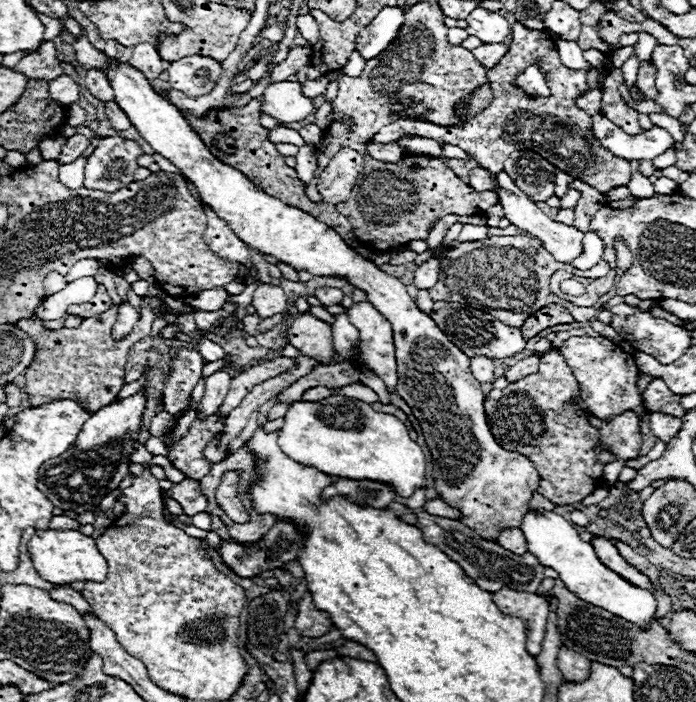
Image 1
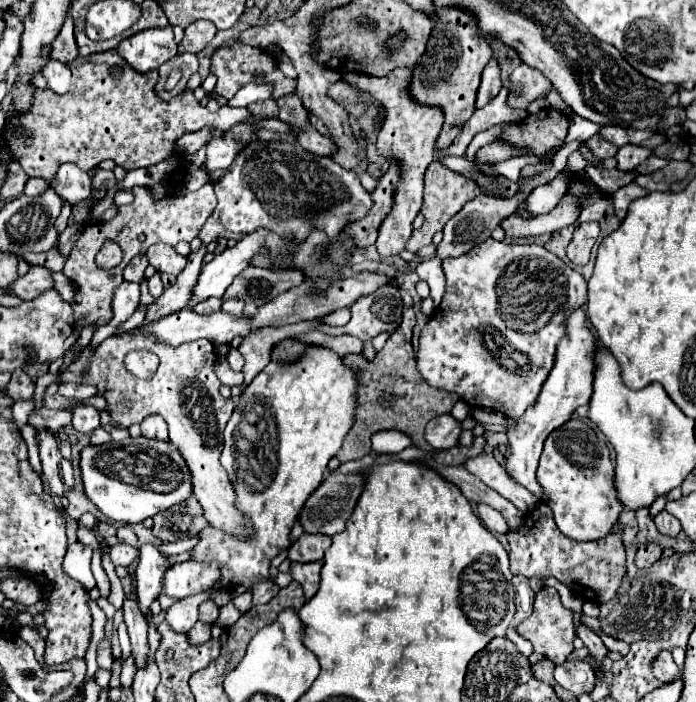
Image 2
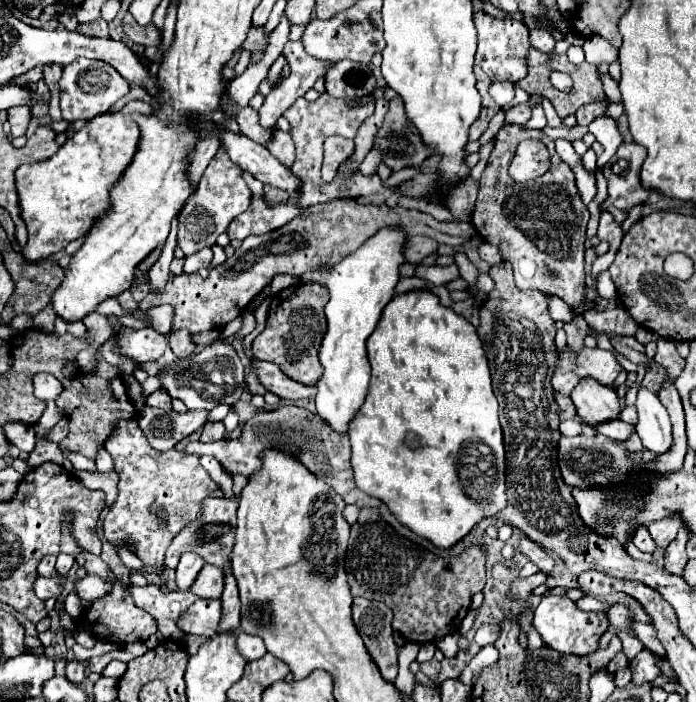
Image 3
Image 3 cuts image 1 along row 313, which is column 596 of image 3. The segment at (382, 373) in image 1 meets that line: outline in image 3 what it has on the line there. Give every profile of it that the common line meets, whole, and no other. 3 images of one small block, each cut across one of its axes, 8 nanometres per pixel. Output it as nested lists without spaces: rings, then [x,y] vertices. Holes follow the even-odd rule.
[[[568,348],[560,354],[556,372],[552,376],[552,386],[556,394],[570,394],[580,378],[592,376],[600,384],[614,386],[614,380],[624,372],[622,364],[616,360],[616,354],[600,348],[582,348],[578,354],[572,354]]]

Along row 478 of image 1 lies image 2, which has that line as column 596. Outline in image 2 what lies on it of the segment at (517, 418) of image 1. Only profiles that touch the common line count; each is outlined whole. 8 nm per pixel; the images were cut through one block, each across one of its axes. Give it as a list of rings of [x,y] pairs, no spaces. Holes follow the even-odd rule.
[[[540,502],[534,512],[524,516],[524,526],[518,532],[508,534],[510,570],[512,574],[526,578],[554,576],[582,600],[592,600],[598,604],[610,602],[616,596],[616,590],[626,574],[626,548],[622,544],[620,524],[616,524],[614,530],[614,534],[608,534],[594,542],[570,540],[556,528],[550,506],[546,502]]]

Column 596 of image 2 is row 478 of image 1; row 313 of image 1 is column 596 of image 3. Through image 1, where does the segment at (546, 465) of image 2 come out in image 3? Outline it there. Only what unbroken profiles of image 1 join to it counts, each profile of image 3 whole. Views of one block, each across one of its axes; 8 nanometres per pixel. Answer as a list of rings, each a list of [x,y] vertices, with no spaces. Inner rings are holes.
[[[582,378],[578,386],[570,394],[578,416],[586,424],[600,424],[612,418],[618,418],[620,414],[620,404],[614,388],[600,386],[594,378]]]

